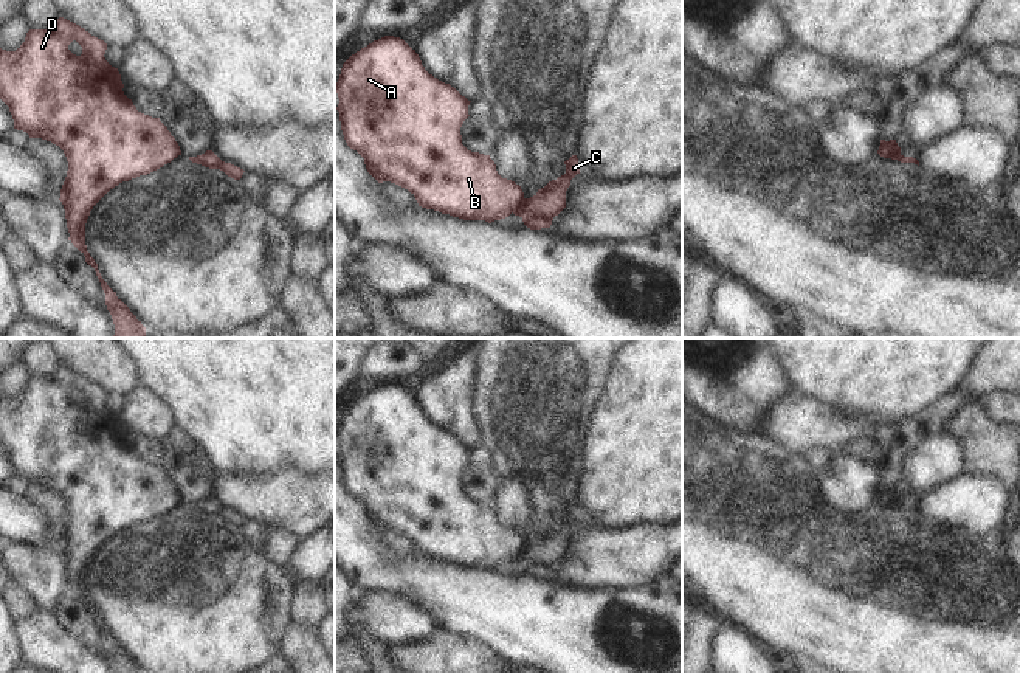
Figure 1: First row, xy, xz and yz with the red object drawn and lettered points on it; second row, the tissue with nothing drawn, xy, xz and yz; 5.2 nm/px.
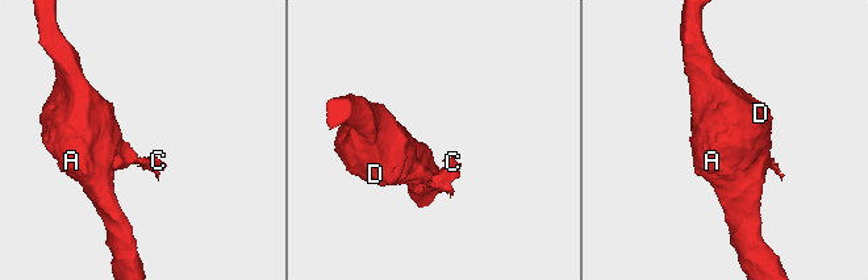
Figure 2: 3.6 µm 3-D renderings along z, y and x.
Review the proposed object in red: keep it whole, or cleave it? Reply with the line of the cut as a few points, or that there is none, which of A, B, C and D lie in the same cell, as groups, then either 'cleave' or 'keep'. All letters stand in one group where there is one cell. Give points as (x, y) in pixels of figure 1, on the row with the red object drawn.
xz (523, 197), (523, 203), (513, 213) | A B D / C | cleave

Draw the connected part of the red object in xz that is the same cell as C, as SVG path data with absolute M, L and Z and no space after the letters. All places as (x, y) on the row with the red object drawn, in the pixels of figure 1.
M577 155L564 161L566 174L549 181L530 198L522 198L522 206L513 214L519 216L530 230L550 228L552 220L566 208L566 191L570 180L580 174Z

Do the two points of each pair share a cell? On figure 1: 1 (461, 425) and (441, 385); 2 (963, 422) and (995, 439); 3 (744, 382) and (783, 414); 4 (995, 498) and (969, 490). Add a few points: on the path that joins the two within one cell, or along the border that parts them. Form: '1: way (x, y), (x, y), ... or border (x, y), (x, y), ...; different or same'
1: way (456, 416), (445, 400), (445, 394); same
2: way (971, 427), (983, 439), (988, 439); same
3: border (789, 389), (769, 405), (761, 434); different
4: way (989, 498), (975, 496); same

